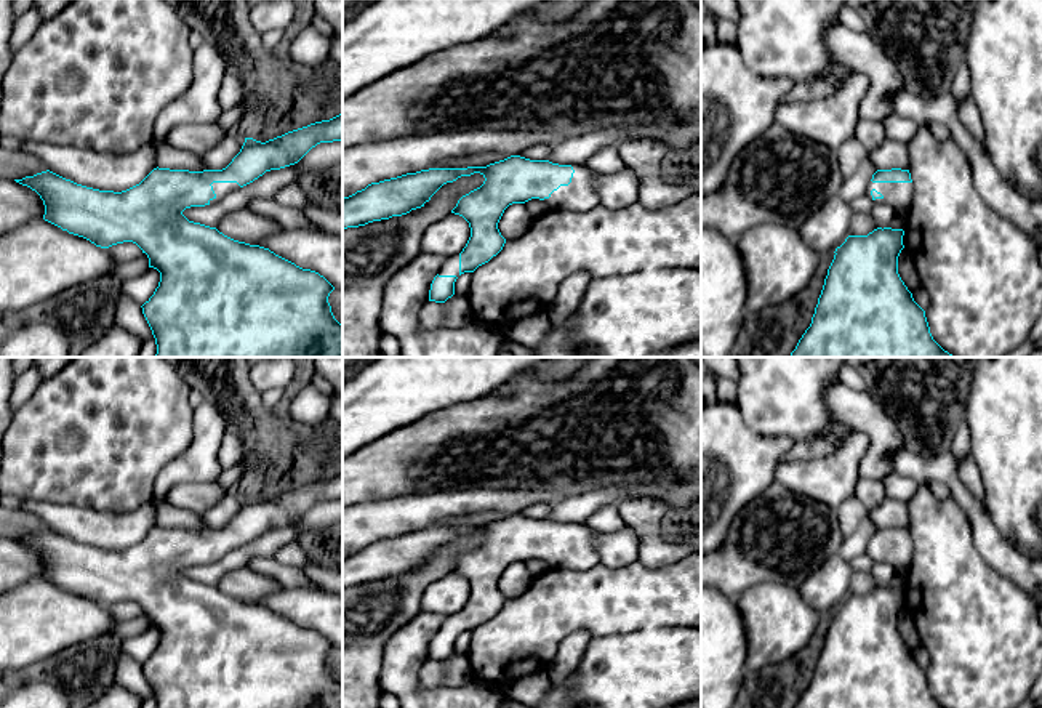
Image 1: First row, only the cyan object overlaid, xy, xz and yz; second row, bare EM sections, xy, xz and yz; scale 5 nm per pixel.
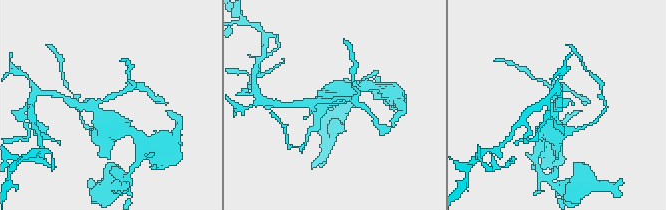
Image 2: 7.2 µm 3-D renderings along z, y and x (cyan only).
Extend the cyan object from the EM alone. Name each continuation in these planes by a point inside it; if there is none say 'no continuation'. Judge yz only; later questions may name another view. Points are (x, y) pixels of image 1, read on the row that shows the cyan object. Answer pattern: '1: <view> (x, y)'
no continuation

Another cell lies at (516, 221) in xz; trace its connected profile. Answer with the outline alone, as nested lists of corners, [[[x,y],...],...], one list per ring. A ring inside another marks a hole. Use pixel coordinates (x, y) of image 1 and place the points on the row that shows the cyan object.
[[[523,203],[509,205],[498,223],[498,229],[506,240],[523,235],[530,226],[531,216]]]

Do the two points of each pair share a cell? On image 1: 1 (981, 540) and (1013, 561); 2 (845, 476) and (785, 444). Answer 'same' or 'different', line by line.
1: same
2: different

